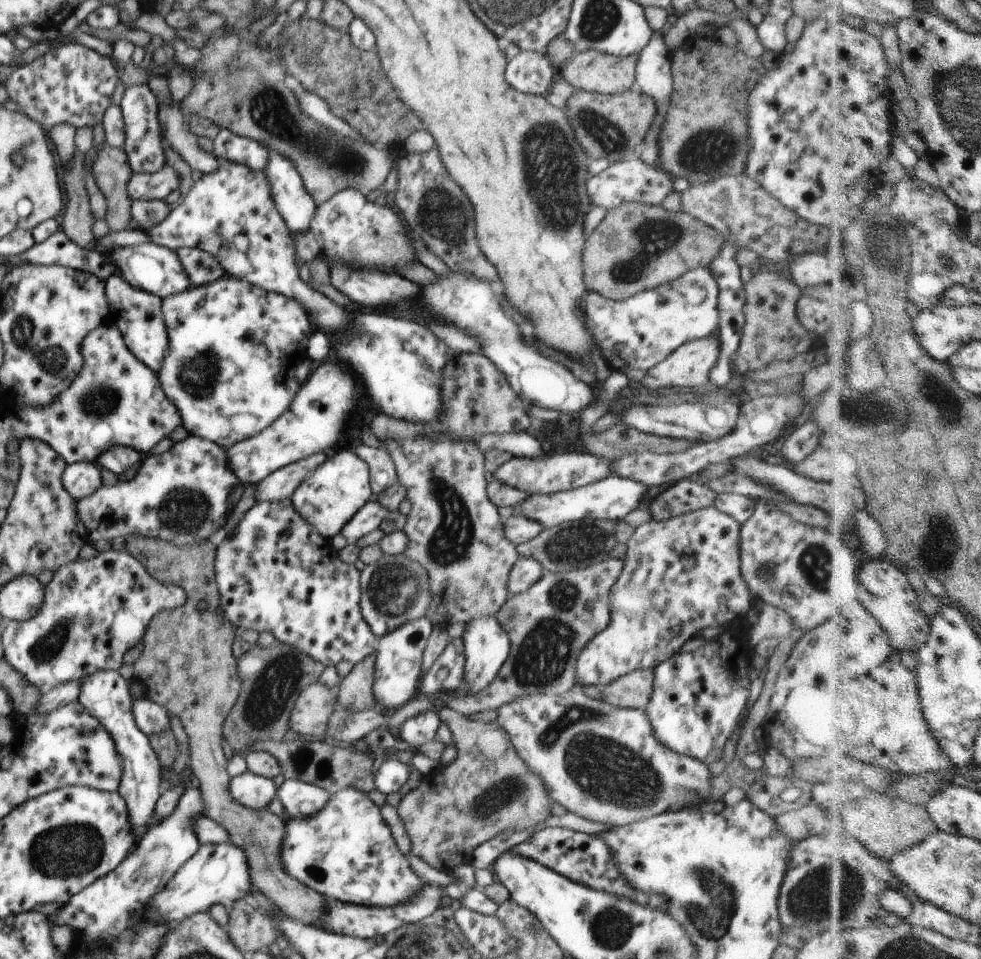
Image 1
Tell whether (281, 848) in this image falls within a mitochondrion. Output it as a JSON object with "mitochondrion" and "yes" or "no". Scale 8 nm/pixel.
{"mitochondrion":"no"}

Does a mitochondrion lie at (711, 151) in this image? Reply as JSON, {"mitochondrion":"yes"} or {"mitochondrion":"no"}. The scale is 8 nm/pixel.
{"mitochondrion":"yes"}

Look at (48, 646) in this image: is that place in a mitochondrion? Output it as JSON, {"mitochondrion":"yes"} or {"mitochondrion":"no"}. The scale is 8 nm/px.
{"mitochondrion":"yes"}

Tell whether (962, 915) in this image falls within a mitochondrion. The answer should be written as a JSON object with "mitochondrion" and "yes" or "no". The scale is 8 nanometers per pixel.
{"mitochondrion":"no"}

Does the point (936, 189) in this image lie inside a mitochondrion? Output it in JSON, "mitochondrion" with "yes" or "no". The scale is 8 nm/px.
{"mitochondrion":"no"}

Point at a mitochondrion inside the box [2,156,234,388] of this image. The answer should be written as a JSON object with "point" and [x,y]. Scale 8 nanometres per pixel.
{"point":[50,357]}

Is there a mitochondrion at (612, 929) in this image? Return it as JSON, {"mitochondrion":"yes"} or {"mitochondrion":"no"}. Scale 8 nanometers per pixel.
{"mitochondrion":"yes"}

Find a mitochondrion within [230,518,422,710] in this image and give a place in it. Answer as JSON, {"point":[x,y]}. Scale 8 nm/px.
{"point":[392,592]}

